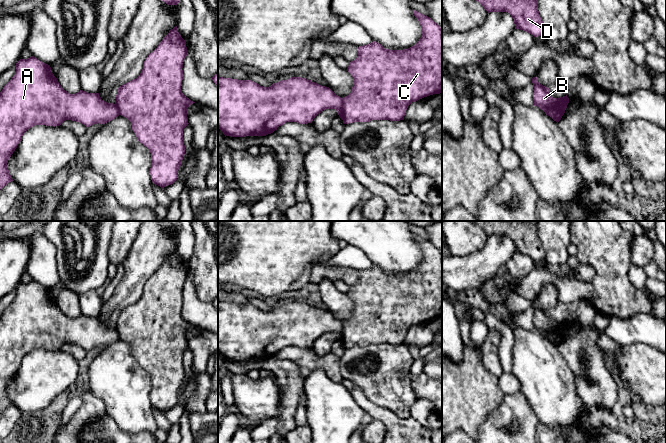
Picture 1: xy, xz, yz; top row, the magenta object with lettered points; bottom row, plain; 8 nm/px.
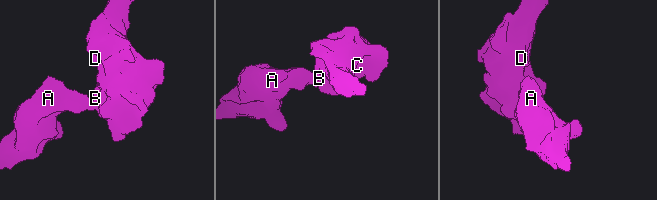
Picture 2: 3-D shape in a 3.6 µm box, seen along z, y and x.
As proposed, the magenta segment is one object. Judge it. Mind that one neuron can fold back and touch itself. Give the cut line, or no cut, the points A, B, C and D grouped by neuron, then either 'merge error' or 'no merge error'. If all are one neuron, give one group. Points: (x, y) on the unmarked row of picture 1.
cut in xz along (342, 322), (342, 333), (339, 340); A / B C D; merge error

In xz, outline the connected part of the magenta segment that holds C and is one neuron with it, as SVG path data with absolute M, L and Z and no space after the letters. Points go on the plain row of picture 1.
M413 234L422 251L422 260L412 271L403 274L384 272L376 265L358 271L358 281L349 287L348 296L353 301L352 315L342 322L340 342L344 348L370 346L372 344L404 344L408 330L424 321L442 316L442 252L430 241Z

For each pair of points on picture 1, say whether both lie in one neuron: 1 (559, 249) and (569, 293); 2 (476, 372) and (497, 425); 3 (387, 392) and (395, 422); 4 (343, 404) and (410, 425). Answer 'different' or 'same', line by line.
1: different
2: different
3: different
4: different

